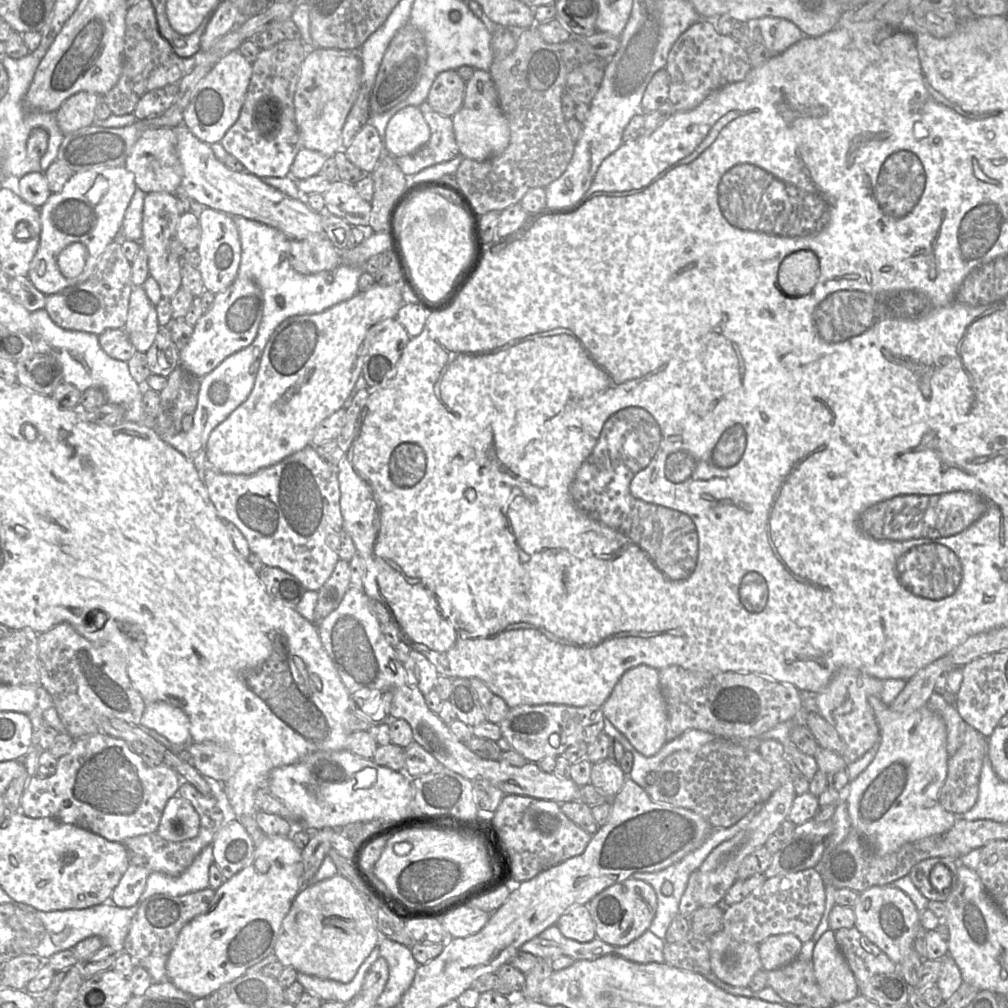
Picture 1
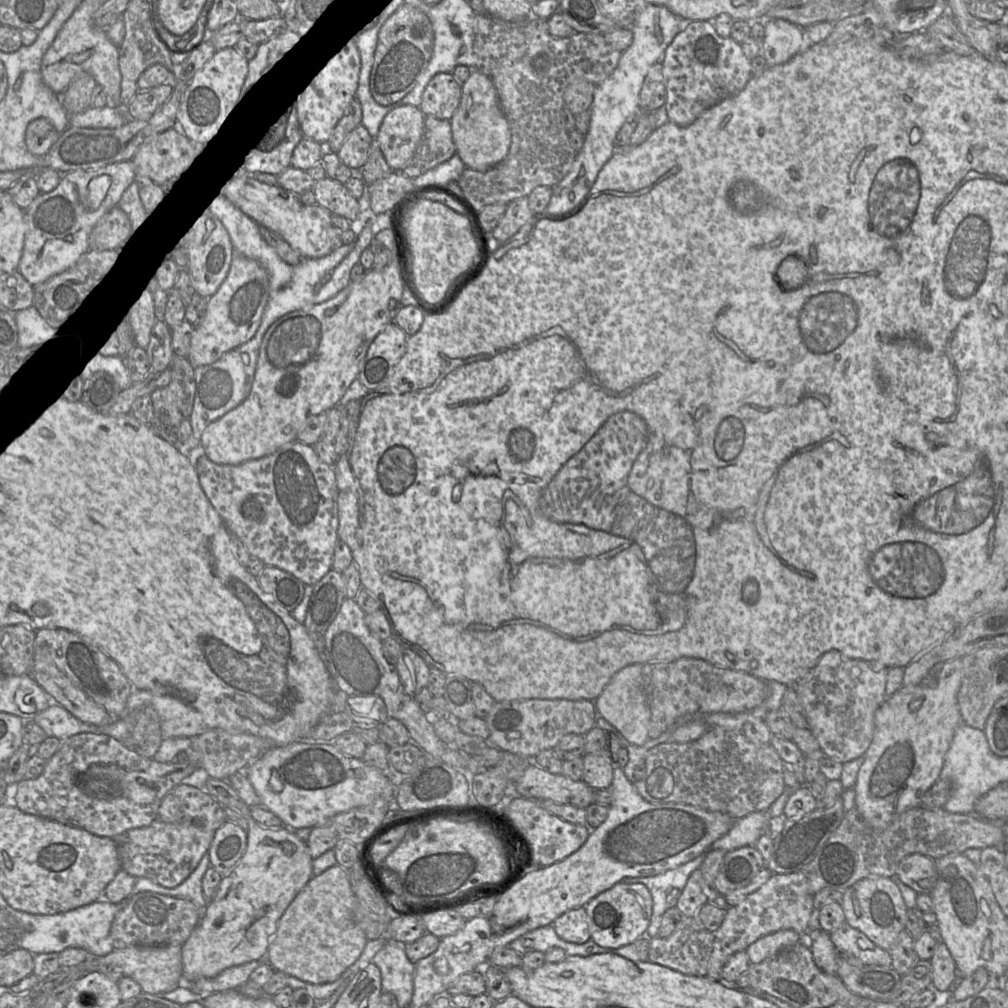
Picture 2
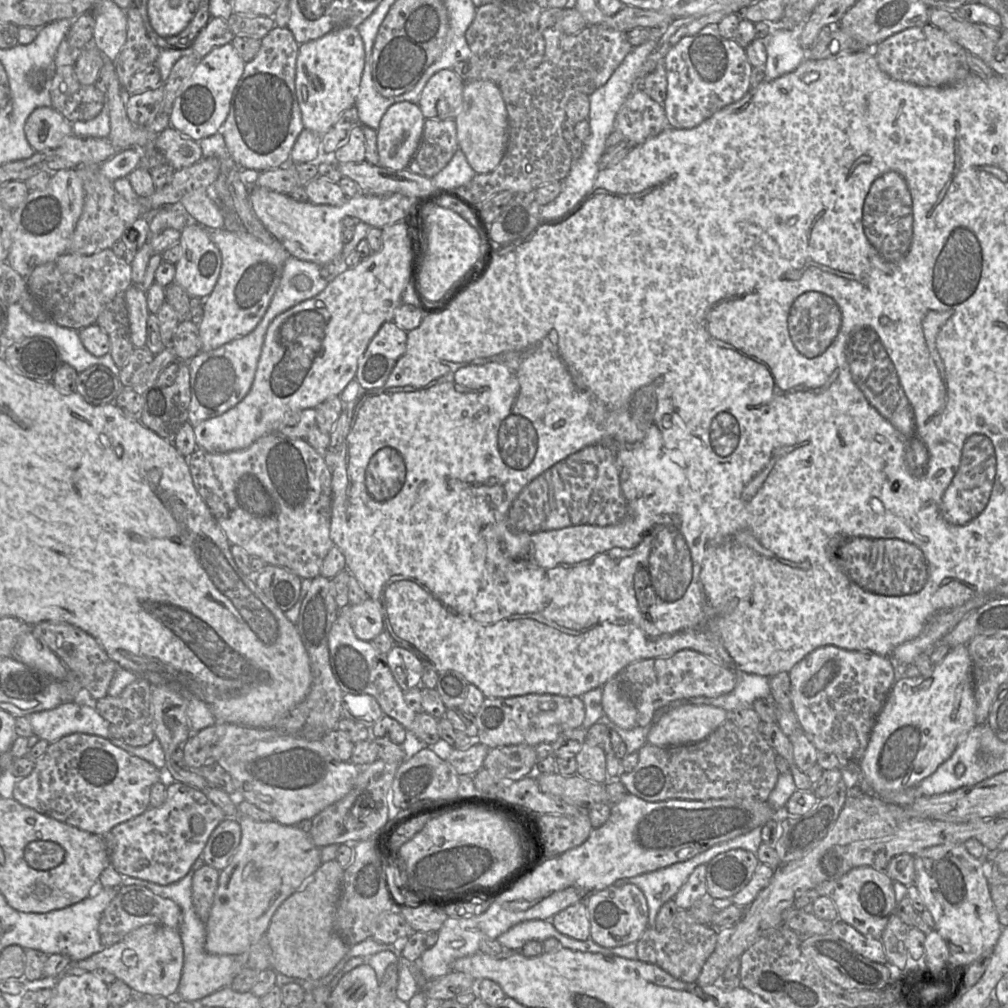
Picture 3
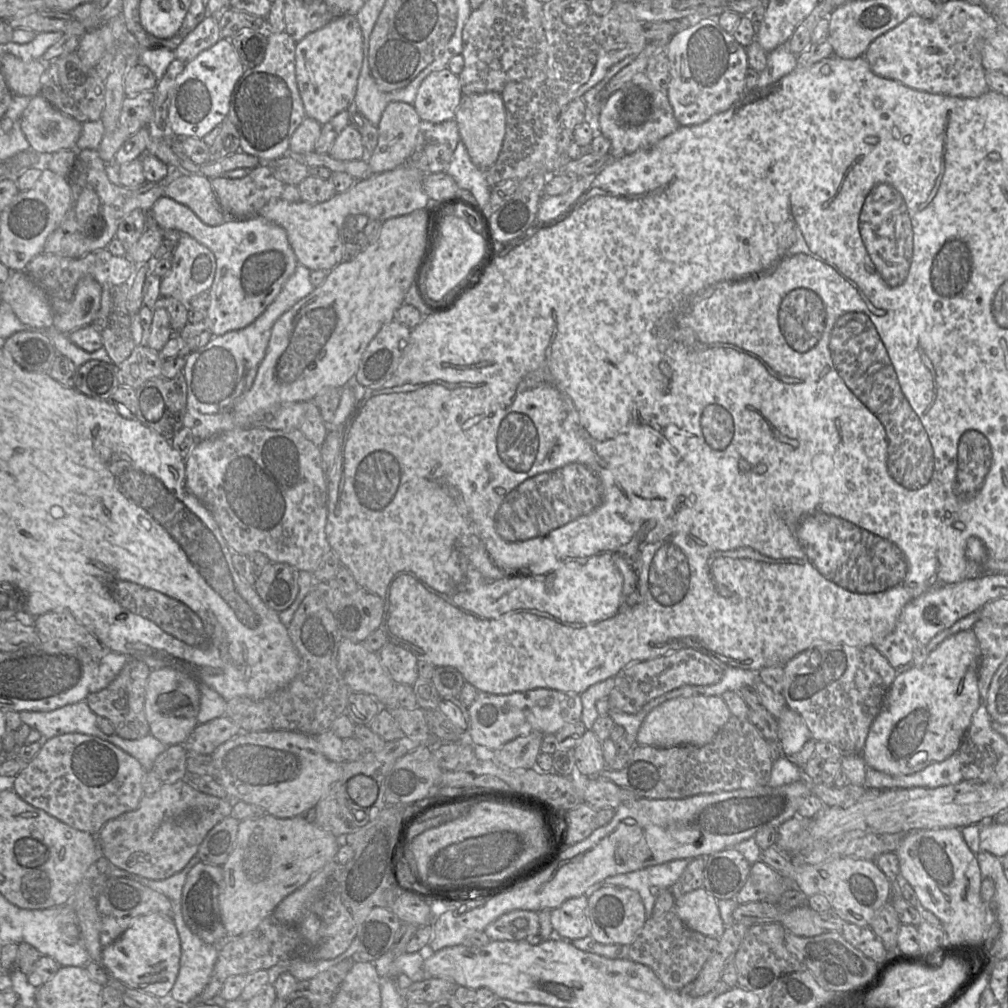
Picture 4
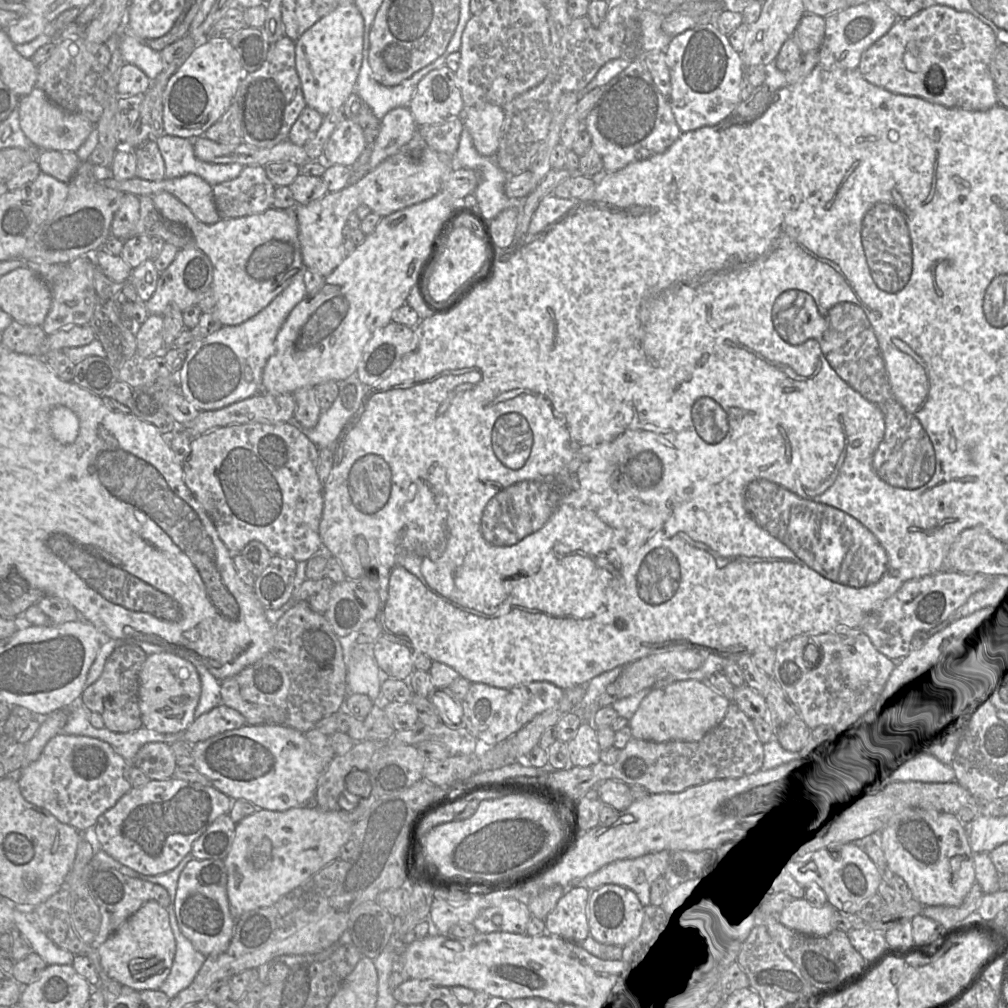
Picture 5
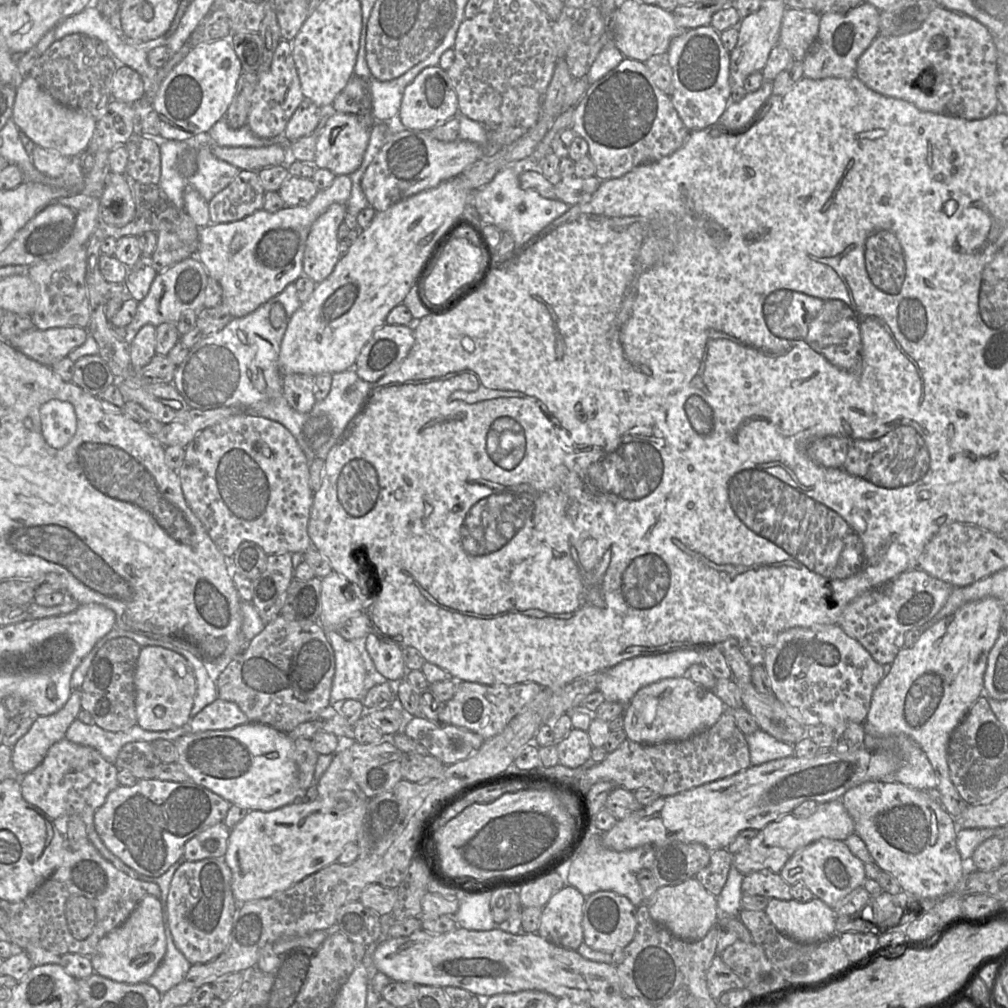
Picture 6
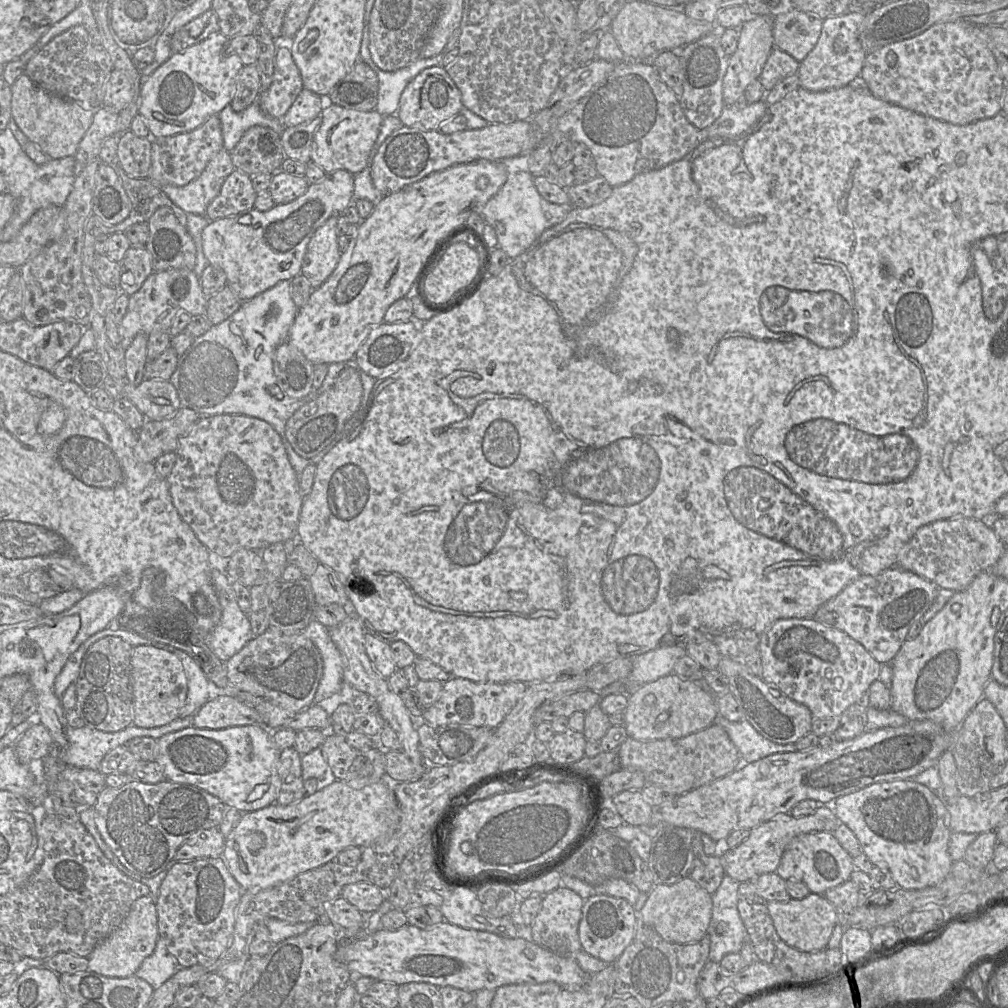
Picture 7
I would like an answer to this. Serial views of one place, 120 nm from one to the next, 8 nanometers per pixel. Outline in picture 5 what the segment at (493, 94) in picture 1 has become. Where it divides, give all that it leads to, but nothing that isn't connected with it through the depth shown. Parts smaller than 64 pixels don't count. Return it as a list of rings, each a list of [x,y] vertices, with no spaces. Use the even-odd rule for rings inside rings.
[[[494,104],[464,106],[460,118],[471,135],[476,151],[482,156],[494,156],[504,121],[503,108]]]

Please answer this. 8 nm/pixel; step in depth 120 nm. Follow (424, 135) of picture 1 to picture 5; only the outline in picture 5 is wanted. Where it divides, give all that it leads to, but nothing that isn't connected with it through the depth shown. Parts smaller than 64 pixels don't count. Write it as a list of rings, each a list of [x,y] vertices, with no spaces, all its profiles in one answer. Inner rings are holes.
[[[409,108],[390,110],[380,120],[380,131],[372,145],[368,161],[369,172],[406,145],[417,133],[417,128]]]

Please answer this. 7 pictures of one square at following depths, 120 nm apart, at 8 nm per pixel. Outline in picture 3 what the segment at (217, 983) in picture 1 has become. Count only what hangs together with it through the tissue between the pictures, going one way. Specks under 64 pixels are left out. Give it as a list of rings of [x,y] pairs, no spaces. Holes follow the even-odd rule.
[[[239,812],[237,821],[241,828],[241,841],[229,865],[220,872],[210,915],[205,923],[205,950],[212,955],[239,955],[248,950],[266,934],[278,907],[298,891],[322,864],[321,848],[315,845],[309,833],[297,826],[283,825],[274,819],[257,822]]]

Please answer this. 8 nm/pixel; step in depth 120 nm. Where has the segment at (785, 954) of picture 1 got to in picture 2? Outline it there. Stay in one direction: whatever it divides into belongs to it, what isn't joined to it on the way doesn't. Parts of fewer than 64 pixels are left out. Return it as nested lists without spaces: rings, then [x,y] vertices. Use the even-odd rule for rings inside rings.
[[[780,930],[755,941],[746,949],[746,953],[751,964],[758,964],[778,952],[796,945],[799,940],[800,935],[795,931]]]

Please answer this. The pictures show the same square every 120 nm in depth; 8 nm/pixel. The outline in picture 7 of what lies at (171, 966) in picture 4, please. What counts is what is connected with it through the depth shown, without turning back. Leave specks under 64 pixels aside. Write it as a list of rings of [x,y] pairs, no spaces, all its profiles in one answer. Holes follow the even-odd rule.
[[[150,896],[141,897],[133,903],[120,926],[87,957],[88,970],[108,978],[134,976],[142,962],[154,952],[158,939],[156,903]]]

